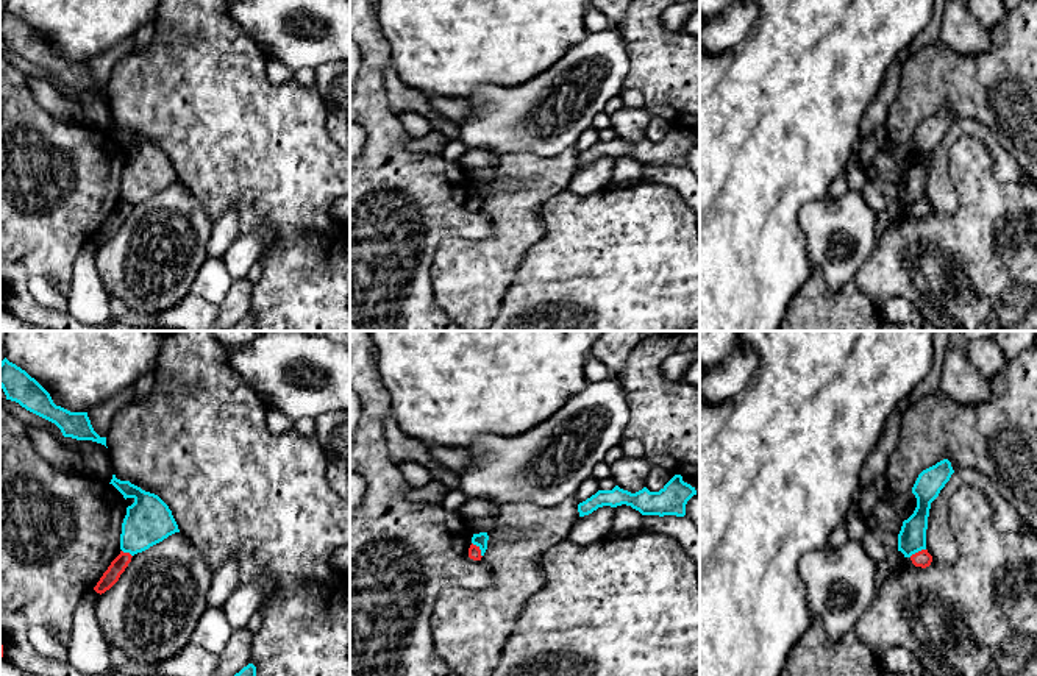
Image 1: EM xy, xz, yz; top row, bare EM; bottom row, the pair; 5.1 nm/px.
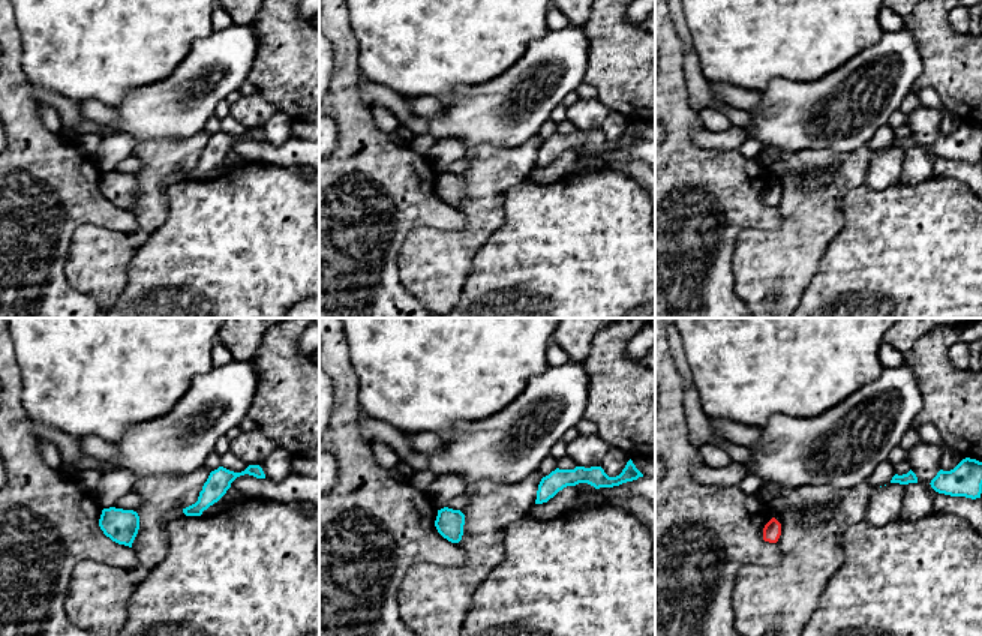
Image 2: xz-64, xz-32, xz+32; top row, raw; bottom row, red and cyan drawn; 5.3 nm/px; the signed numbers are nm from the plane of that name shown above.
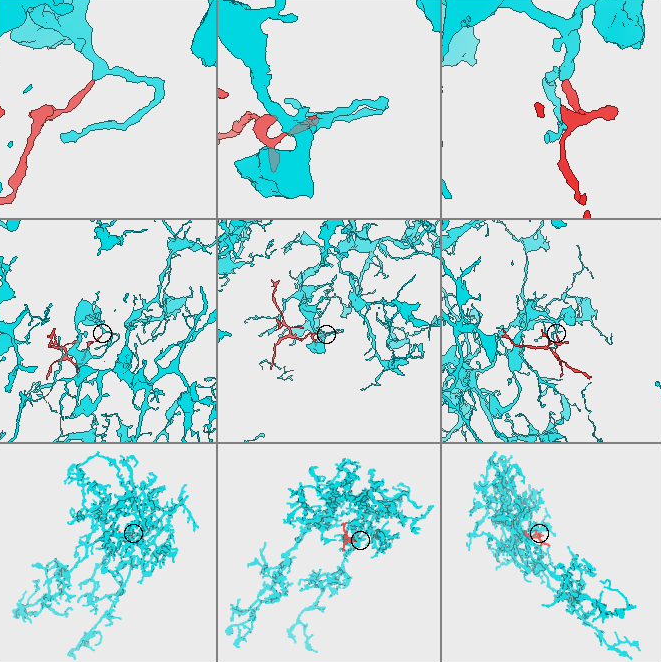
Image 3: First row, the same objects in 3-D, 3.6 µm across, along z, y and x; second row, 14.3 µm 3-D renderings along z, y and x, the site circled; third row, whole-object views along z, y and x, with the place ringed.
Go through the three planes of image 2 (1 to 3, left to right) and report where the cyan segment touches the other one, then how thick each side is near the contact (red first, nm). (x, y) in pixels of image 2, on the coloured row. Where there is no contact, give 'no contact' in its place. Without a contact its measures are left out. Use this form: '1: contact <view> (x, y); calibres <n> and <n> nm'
1: no contact
2: no contact
3: no contact

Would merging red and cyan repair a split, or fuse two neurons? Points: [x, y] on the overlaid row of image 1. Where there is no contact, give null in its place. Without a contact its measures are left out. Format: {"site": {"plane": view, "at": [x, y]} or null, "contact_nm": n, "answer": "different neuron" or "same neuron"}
{"site": {"plane": "xz", "at": [480, 550]}, "contact_nm": 90, "answer": "different neuron"}

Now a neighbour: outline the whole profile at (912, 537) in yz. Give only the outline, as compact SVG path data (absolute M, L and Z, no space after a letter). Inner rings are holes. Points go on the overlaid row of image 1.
M943 459L918 475L912 487L912 493L917 498L917 507L914 514L903 521L898 534L898 551L901 551L904 557L910 557L918 551L926 550L931 503L939 496L953 473L951 462Z

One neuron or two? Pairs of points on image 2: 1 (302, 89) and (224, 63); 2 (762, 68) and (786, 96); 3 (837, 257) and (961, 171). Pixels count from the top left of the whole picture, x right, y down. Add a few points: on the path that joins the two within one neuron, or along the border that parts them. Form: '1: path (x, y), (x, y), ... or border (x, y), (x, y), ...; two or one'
1: border (258, 36), (258, 48), (246, 78); two
2: border (807, 81), (772, 80), (759, 92); two
3: border (934, 176), (957, 177), (966, 183); two

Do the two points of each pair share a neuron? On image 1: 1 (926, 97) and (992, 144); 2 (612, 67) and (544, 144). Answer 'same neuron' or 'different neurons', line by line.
1: different neurons
2: same neuron

